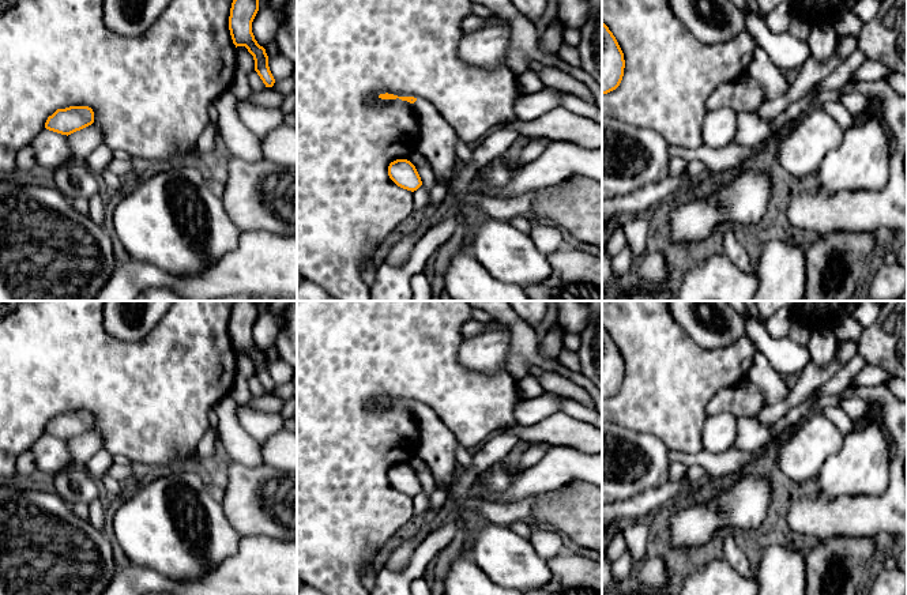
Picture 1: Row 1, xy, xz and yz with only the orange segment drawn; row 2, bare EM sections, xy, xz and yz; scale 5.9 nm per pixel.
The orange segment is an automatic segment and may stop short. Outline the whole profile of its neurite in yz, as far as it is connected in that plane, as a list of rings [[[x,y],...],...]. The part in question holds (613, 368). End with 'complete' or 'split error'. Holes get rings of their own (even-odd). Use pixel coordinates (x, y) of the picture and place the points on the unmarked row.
[[[602,327],[602,400],[620,391],[624,373],[624,358],[613,338]]]; complete

